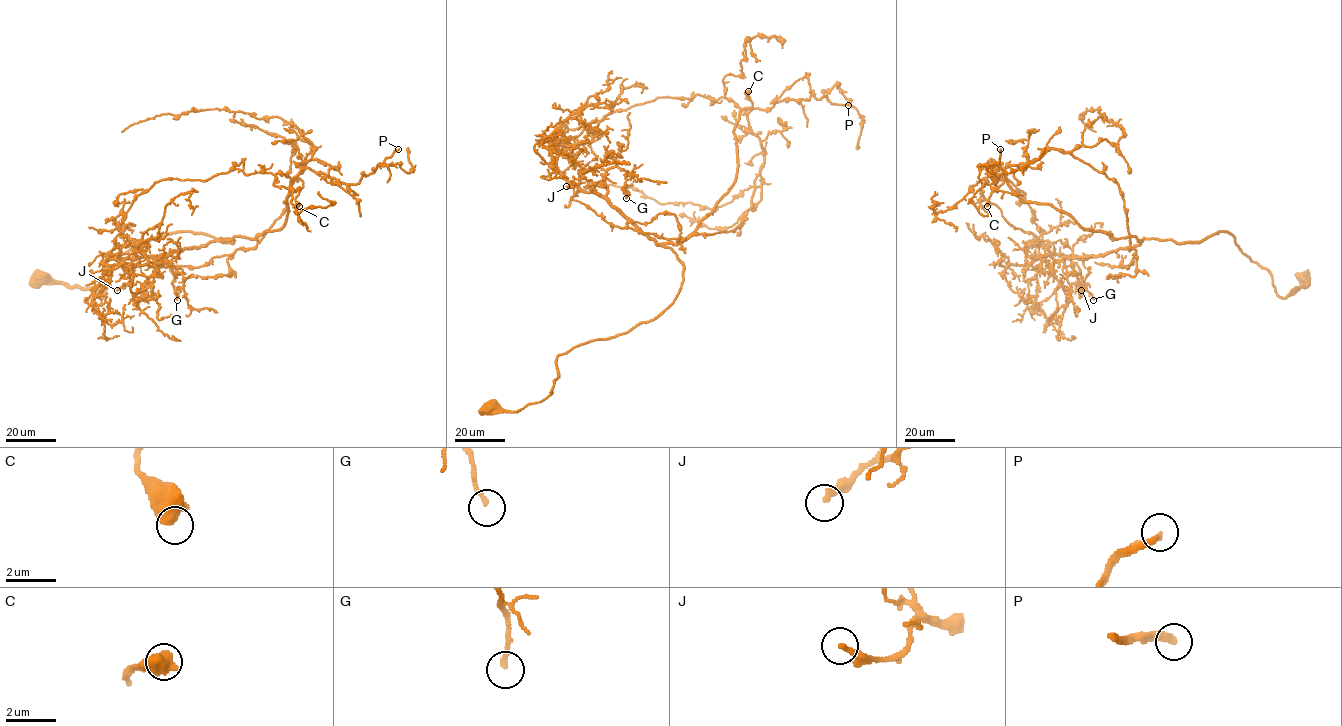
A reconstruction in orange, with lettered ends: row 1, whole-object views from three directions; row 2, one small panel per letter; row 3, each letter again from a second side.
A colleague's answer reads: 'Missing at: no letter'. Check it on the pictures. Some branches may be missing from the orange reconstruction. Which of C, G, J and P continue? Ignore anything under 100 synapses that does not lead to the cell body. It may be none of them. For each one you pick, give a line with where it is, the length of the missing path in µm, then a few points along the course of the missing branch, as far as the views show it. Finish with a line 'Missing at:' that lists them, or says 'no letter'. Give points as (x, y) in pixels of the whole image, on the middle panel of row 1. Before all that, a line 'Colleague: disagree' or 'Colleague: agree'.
Colleague: disagree
P: (848, 105) | 90 µm
Missing at: P

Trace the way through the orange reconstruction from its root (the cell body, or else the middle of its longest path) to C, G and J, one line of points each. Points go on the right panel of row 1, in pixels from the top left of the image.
C: (1305, 276), (1306, 286), (1281, 297), (1229, 232), (1198, 243), (1113, 238), (1024, 202), (1004, 177), (987, 206)
G: (1305, 276), (1306, 286), (1279, 296), (1272, 275), (1226, 232), (1198, 243), (1143, 238), (1062, 260), (1093, 300)
J: (1305, 276), (1279, 296), (1219, 232), (1073, 255), (1081, 290)

